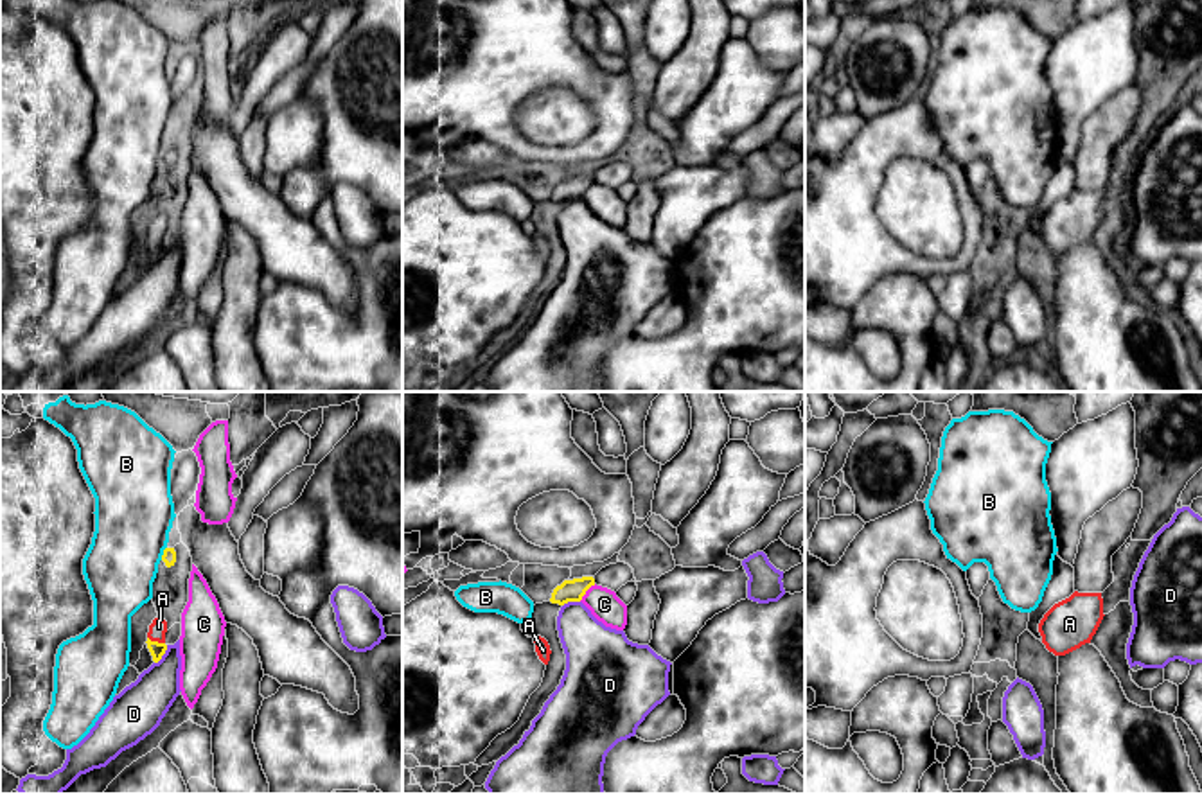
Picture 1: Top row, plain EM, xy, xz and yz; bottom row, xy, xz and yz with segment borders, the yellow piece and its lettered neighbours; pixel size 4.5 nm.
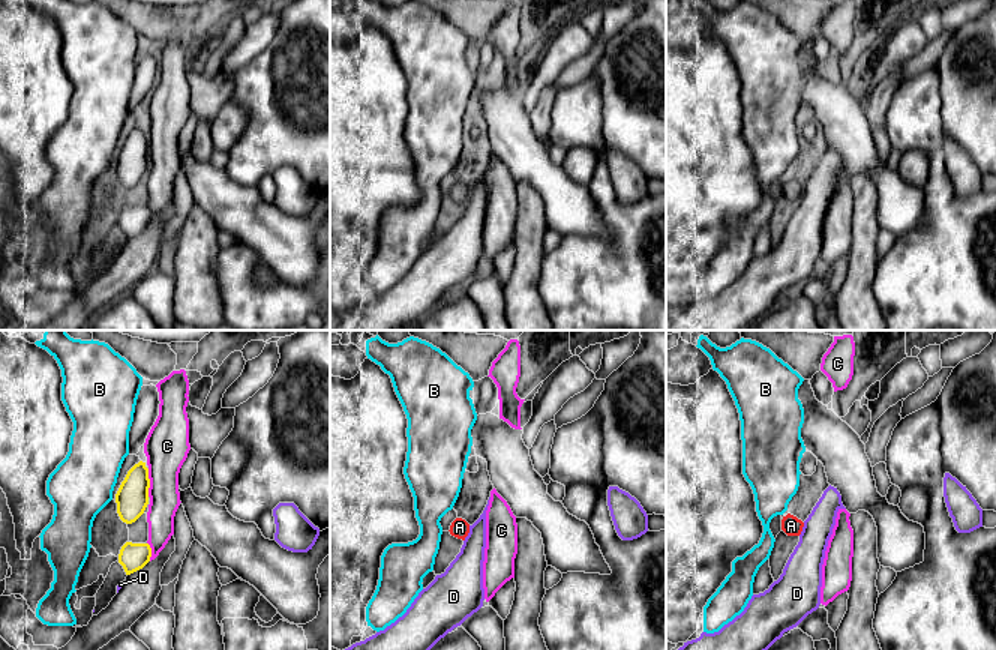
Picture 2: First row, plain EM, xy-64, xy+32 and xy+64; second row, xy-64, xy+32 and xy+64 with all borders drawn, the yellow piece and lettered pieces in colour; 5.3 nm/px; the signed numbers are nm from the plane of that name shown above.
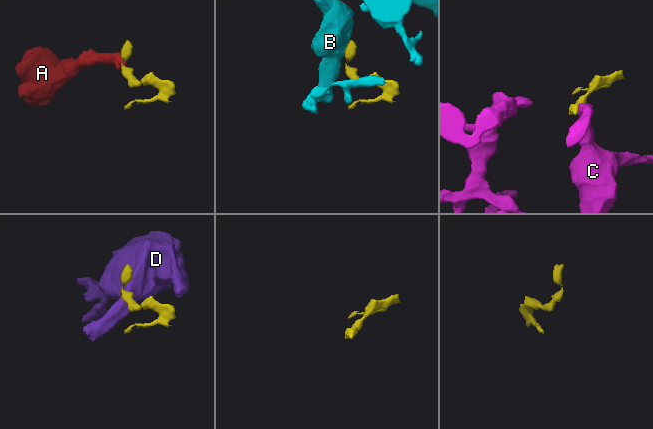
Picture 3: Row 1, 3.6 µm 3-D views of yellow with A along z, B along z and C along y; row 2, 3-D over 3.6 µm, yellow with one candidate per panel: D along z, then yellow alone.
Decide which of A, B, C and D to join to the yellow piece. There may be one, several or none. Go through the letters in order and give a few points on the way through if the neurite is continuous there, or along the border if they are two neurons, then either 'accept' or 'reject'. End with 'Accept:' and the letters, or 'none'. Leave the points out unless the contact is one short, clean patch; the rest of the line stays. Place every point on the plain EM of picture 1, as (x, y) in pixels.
A: way xy (157, 247), (157, 239), (159, 225); accept
B: border xy (166, 144), (160, 157); reject
C: reject
D: border xy (167, 243), (155, 261); reject
Accept: A

